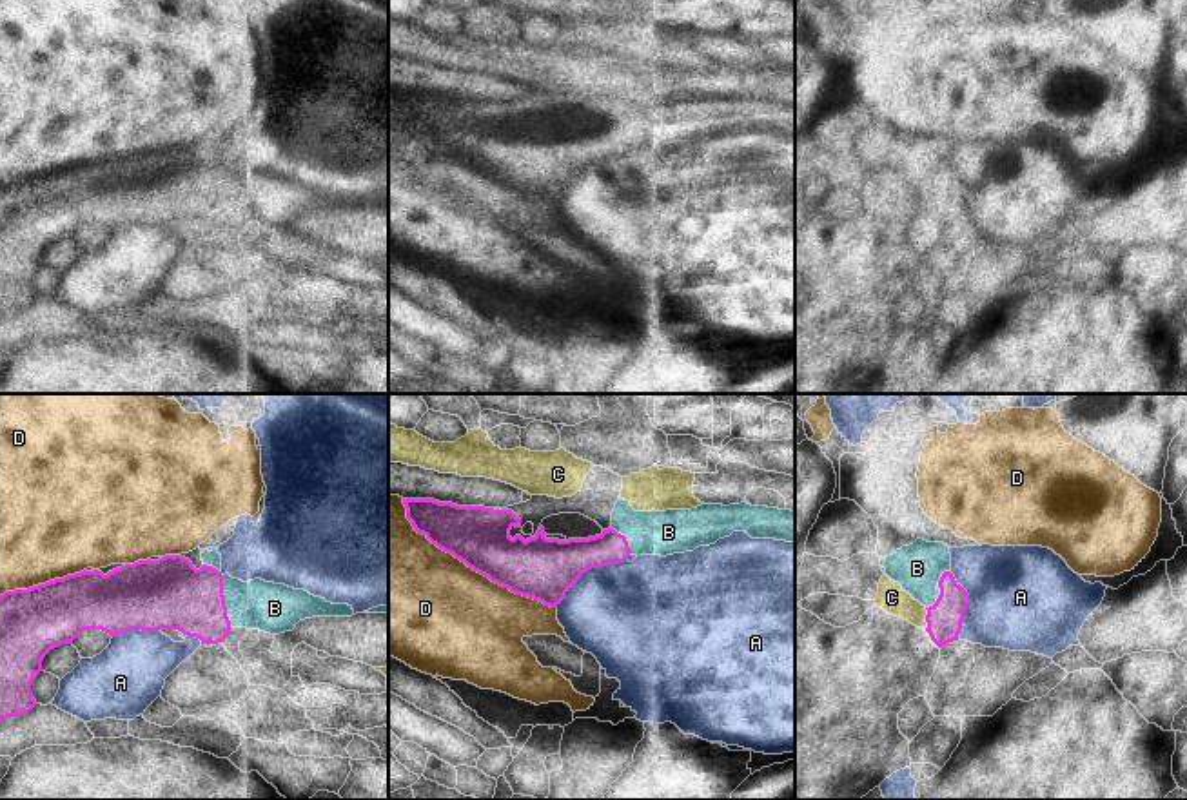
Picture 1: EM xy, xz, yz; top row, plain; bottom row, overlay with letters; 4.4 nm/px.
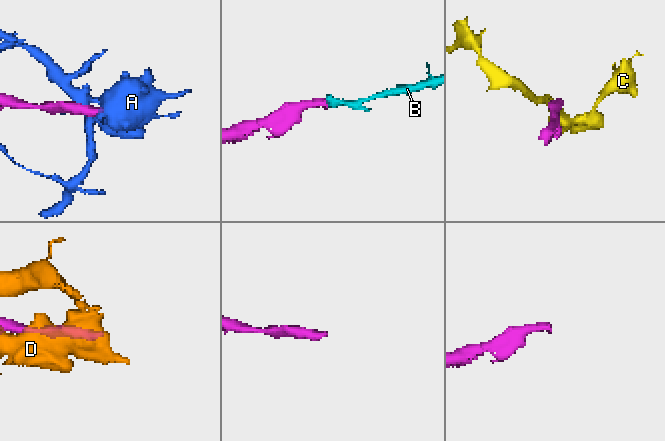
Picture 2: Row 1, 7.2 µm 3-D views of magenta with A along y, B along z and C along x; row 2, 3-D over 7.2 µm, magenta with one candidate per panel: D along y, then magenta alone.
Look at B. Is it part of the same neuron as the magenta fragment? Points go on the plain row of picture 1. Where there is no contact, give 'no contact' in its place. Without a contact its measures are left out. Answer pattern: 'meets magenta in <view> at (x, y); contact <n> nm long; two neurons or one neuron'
meets magenta in xy at (224, 196); contact 240 nm long; one neuron

